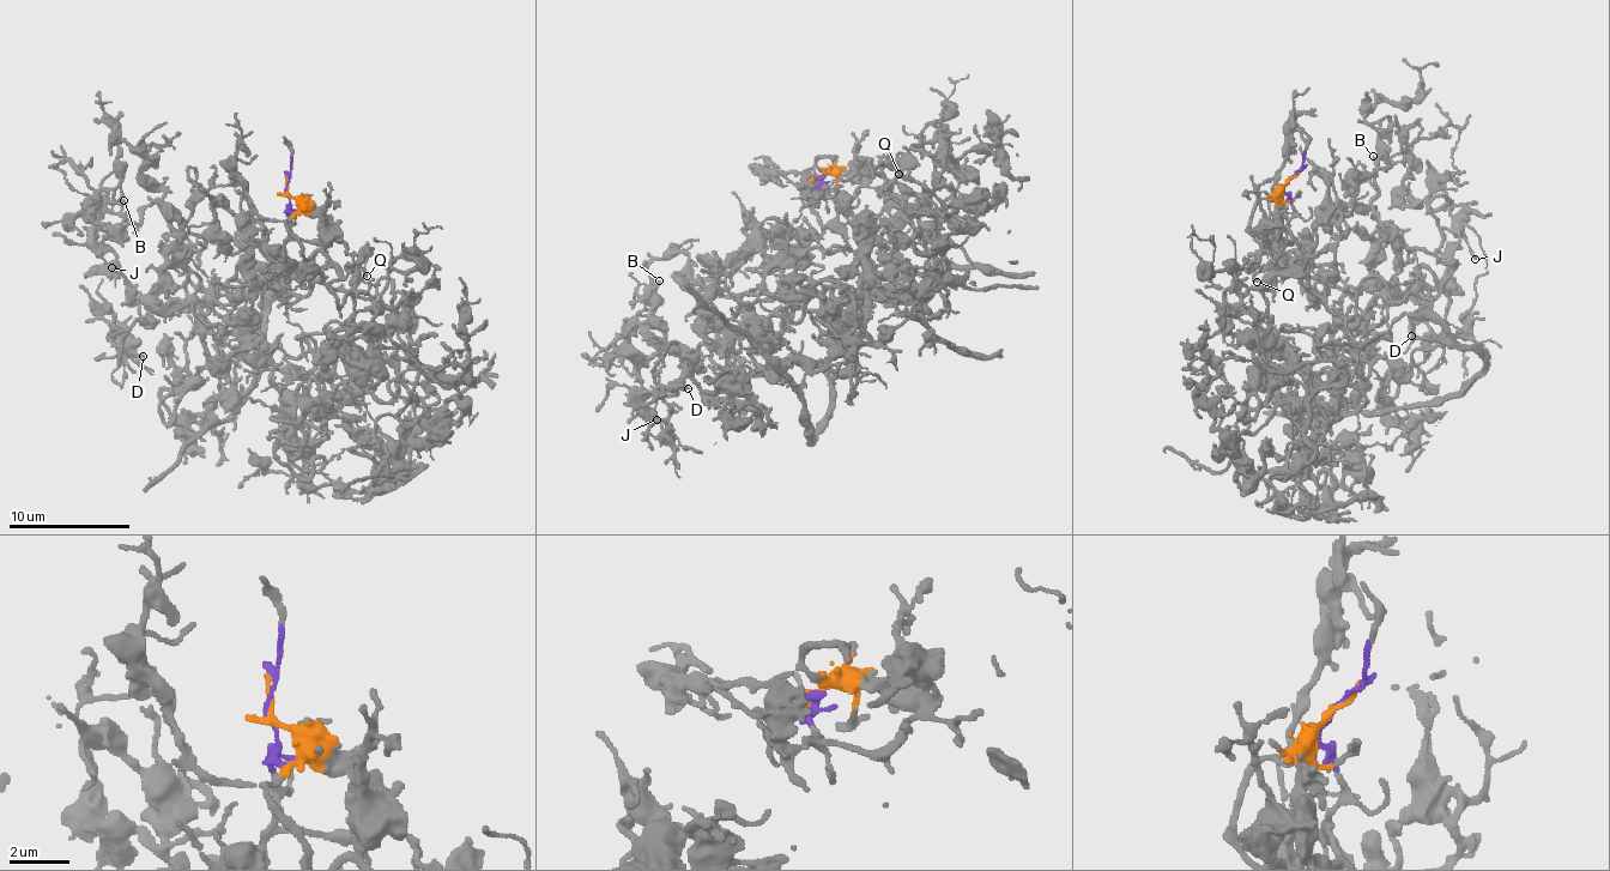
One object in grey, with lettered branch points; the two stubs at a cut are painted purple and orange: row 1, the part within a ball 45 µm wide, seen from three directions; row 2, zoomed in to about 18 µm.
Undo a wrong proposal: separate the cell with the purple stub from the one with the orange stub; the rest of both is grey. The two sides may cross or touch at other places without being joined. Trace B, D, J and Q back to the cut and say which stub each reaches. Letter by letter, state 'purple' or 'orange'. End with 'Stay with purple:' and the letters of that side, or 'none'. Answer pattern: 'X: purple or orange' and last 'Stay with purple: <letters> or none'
B: purple
D: purple
J: purple
Q: orange
Stay with purple: B, D, J

